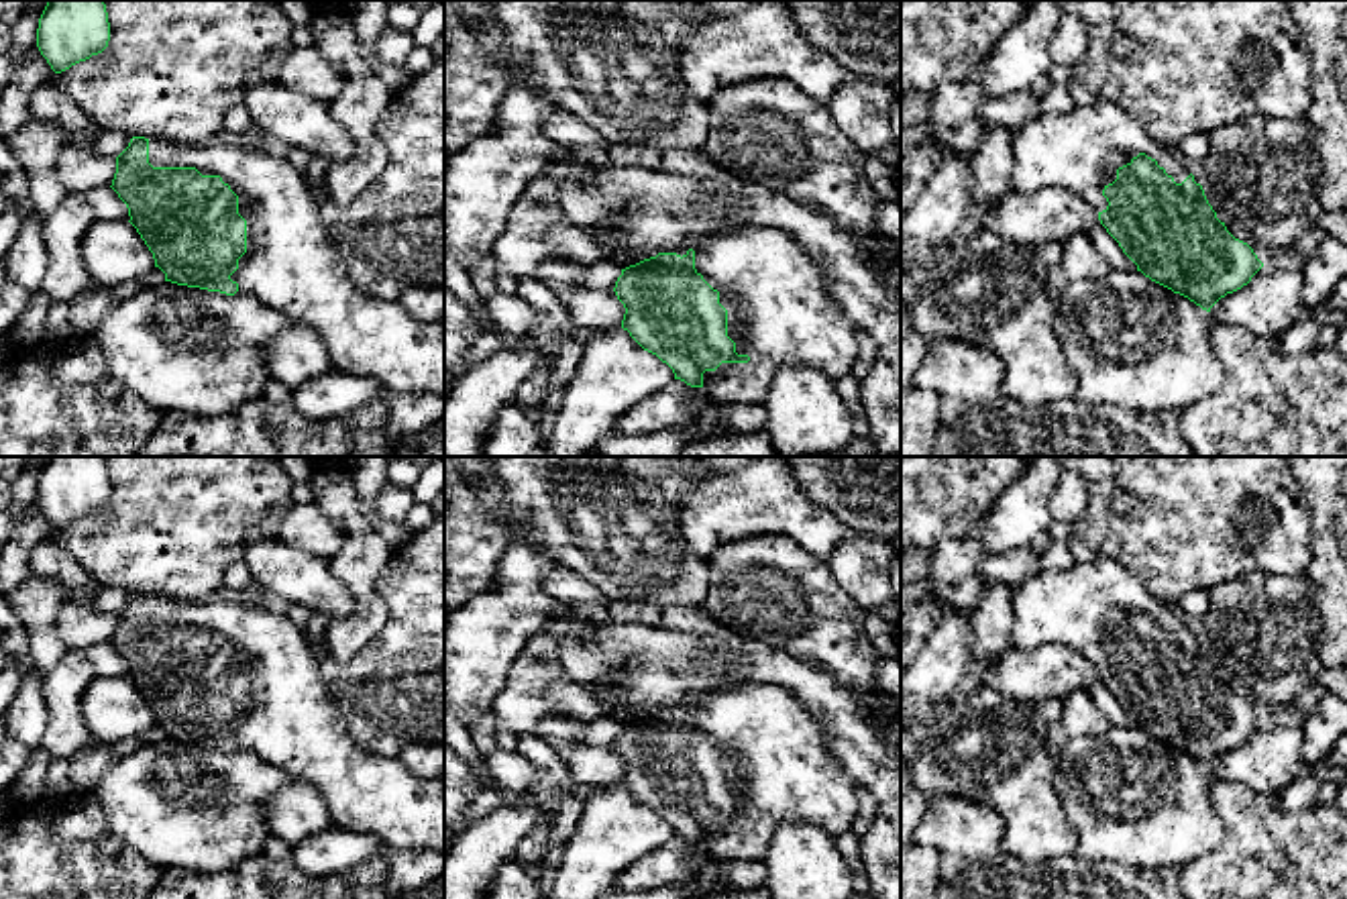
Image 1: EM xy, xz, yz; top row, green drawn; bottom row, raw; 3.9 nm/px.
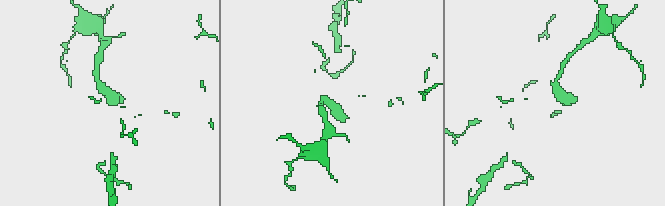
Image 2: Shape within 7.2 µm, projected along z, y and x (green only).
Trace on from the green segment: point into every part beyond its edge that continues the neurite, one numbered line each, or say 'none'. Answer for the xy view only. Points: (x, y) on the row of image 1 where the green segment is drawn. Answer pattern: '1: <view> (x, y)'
1: xy (292, 266)

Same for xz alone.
1: xz (779, 308)

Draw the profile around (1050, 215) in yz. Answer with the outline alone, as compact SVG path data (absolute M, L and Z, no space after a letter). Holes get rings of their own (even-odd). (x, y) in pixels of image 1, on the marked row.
M1045 188L1039 192L1009 192L1001 202L980 210L970 224L1005 236L1015 245L1064 245L1076 232L1092 236L1098 214L1078 196Z

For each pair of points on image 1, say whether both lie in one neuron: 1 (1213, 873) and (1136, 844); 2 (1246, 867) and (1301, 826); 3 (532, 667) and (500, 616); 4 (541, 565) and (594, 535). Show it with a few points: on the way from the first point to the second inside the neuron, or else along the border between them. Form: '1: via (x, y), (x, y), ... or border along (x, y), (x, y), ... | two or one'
1: border along (1225, 832), (1211, 851), (1180, 869) | two
2: via (1260, 867), (1286, 840) | one
3: border along (541, 626), (526, 643), (500, 694) | two
4: border along (512, 535), (543, 549), (557, 563) | two

